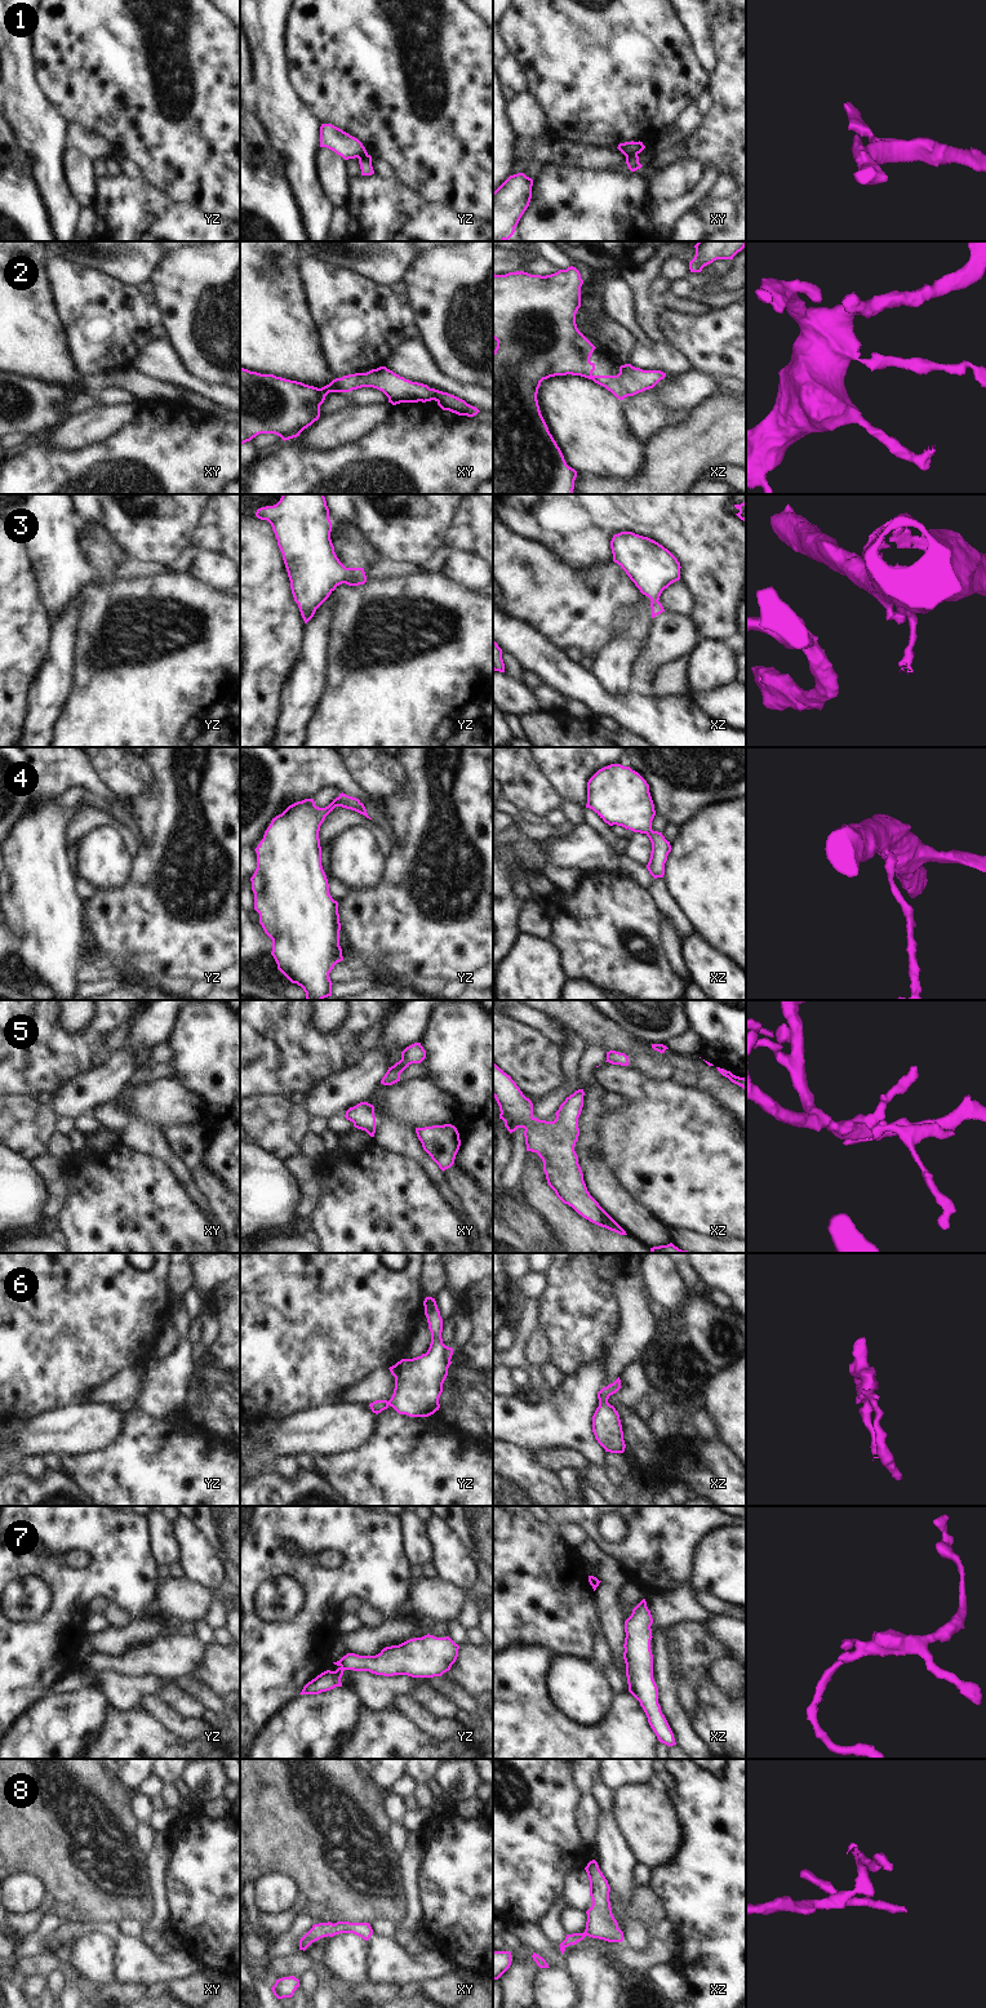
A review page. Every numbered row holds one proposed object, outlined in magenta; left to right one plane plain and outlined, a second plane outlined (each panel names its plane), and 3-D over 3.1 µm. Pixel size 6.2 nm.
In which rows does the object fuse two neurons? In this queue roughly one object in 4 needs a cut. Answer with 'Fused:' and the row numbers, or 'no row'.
Fused: 1

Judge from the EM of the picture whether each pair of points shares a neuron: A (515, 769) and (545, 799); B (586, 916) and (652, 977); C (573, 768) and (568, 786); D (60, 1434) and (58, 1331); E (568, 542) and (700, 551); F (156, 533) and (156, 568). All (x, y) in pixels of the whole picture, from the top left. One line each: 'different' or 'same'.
A: same
B: same
C: same
D: different
E: same
F: different

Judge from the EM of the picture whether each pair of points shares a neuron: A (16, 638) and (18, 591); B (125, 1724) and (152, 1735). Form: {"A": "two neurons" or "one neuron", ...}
{"A": "one neuron", "B": "one neuron"}

